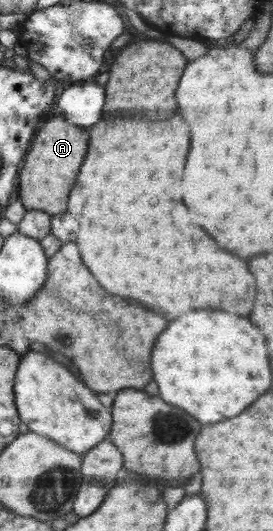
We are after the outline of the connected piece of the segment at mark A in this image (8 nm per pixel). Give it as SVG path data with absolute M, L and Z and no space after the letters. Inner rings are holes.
M61 114L44 122L37 130L30 152L25 155L16 183L19 200L27 210L38 209L51 216L67 211L67 201L84 161L88 143L89 131L84 131L82 126L68 123Z

